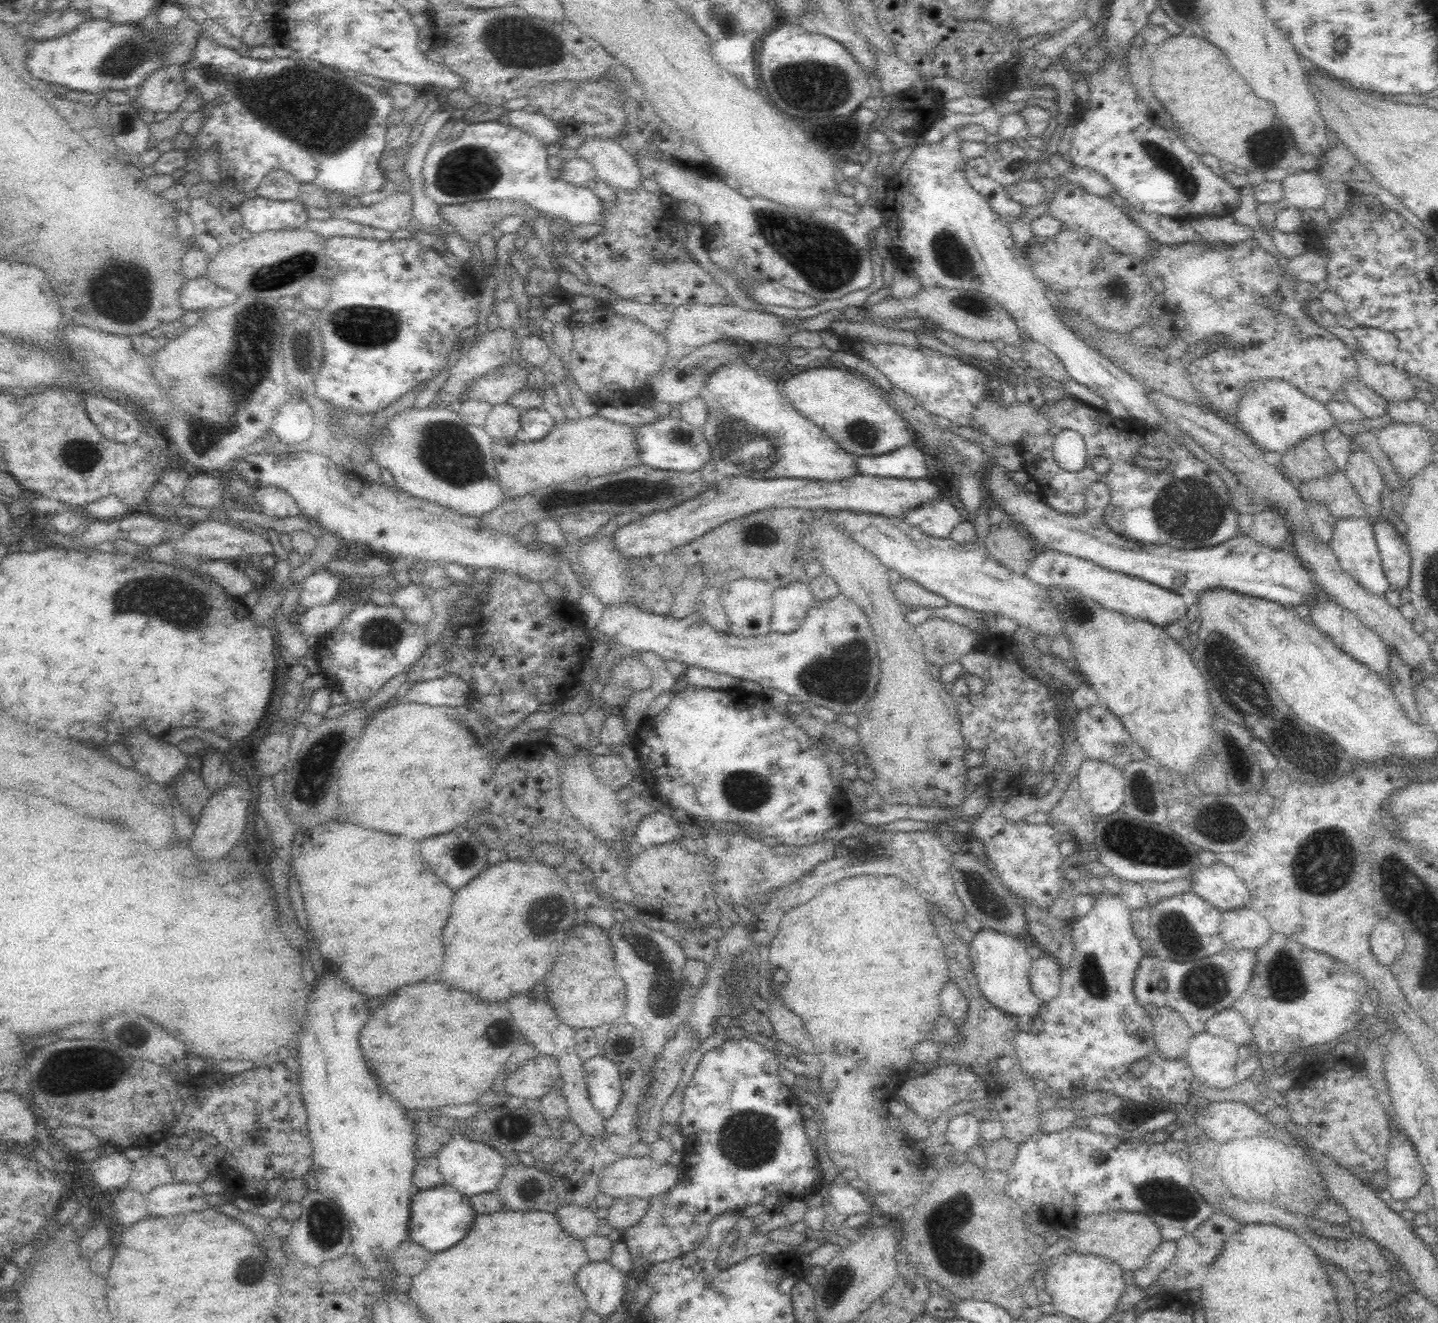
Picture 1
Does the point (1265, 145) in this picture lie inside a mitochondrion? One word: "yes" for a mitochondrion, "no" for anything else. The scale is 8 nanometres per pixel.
yes

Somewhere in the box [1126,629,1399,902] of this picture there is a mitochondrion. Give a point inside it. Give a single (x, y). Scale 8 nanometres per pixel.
(1250, 701)

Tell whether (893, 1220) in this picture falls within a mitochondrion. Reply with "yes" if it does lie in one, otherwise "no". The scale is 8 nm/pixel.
no

